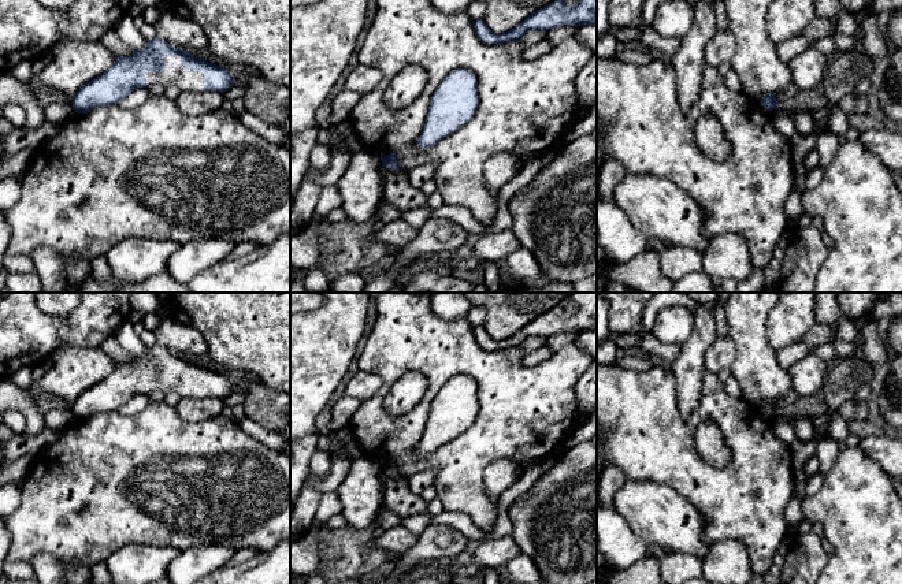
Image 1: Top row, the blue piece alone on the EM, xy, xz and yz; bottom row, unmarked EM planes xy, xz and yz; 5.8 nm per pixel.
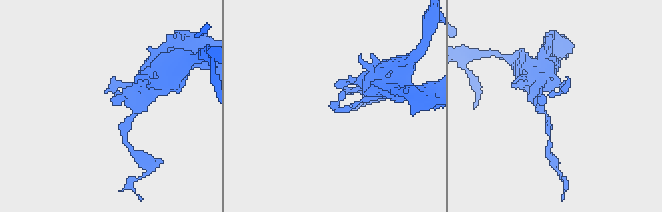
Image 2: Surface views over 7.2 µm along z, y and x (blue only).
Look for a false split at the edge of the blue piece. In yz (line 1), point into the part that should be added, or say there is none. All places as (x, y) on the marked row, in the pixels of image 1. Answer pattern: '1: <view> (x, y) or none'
1: none

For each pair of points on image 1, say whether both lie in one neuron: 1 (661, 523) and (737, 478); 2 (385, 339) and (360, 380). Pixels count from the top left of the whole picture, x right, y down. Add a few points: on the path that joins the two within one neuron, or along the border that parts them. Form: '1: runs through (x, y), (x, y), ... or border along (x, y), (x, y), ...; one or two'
1: border along (665, 486), (679, 493), (701, 514), (704, 535); two
2: border along (364, 369), (375, 374), (382, 385), (362, 401); two

